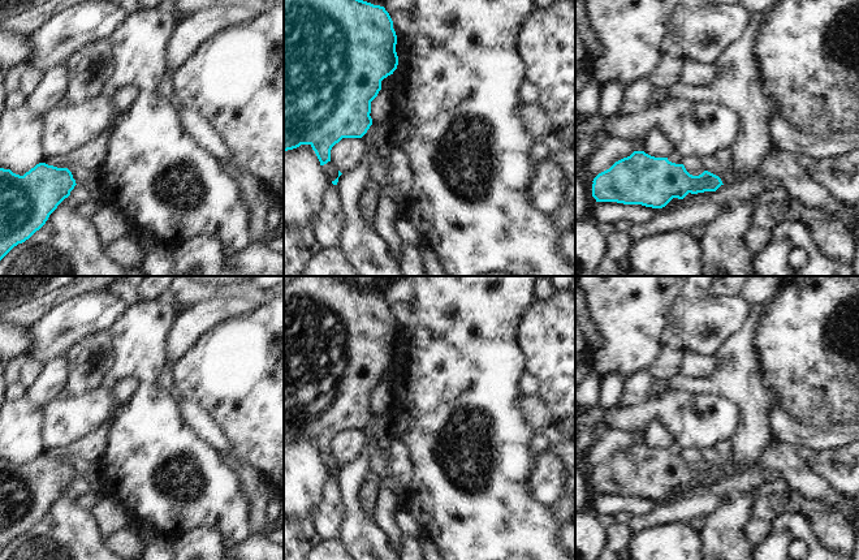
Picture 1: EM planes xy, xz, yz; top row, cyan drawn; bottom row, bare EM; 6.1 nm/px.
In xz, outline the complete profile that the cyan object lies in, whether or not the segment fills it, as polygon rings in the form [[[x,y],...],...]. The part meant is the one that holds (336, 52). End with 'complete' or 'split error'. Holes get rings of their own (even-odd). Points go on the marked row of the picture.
[[[284,0],[284,152],[310,145],[320,165],[331,161],[331,150],[342,138],[362,138],[372,125],[371,102],[381,90],[381,81],[393,74],[398,65],[397,35],[393,21],[384,7],[363,0]]]; complete

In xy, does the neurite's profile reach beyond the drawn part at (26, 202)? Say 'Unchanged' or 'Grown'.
Unchanged.

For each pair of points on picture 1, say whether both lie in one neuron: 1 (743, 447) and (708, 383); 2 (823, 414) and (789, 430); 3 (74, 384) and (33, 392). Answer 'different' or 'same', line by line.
1: same
2: different
3: different

